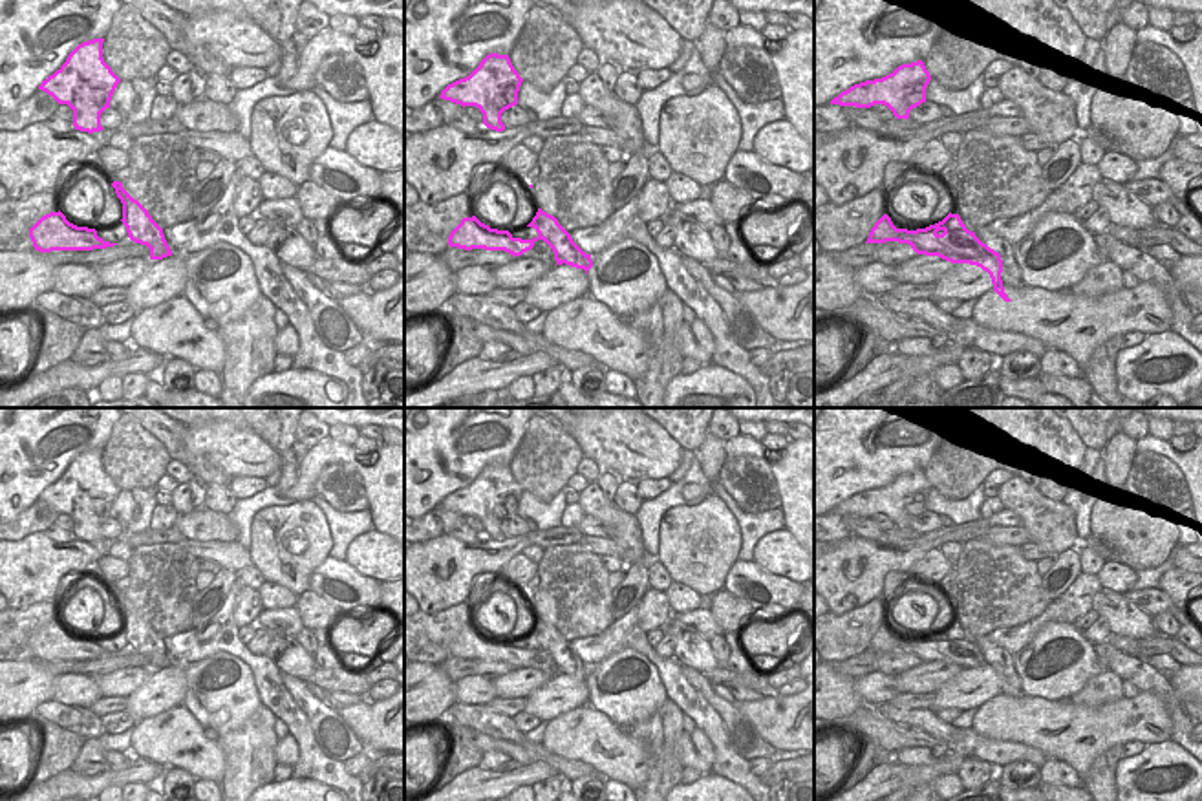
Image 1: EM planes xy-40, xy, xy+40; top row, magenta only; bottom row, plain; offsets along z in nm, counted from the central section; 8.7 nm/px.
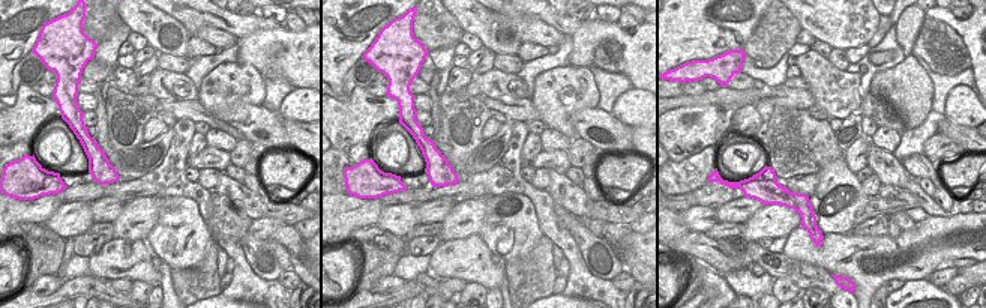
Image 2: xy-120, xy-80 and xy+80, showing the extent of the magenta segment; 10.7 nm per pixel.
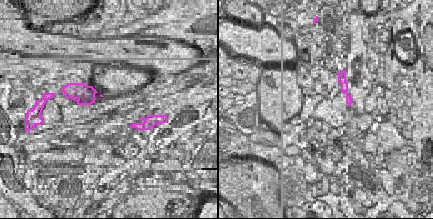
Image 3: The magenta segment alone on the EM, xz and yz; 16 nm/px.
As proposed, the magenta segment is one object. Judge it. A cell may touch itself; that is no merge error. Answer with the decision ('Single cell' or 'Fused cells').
Fused cells

